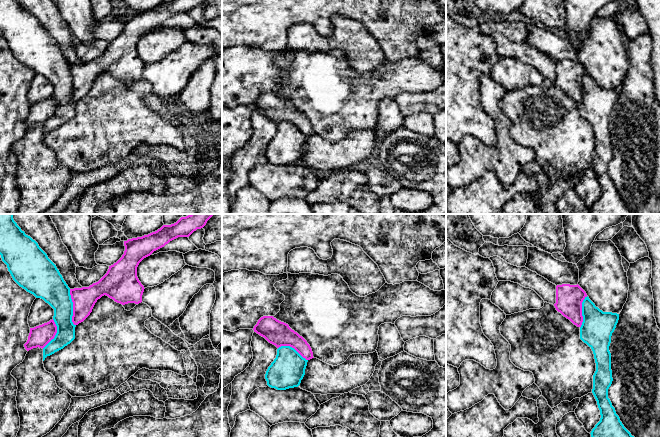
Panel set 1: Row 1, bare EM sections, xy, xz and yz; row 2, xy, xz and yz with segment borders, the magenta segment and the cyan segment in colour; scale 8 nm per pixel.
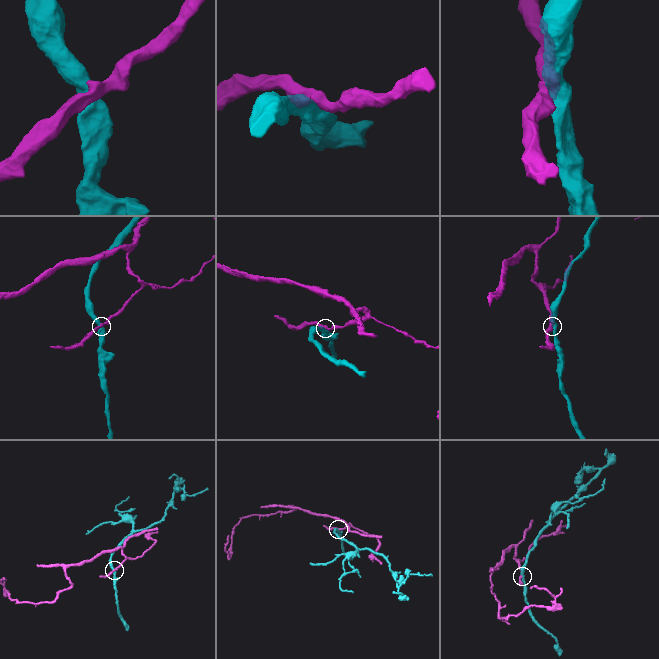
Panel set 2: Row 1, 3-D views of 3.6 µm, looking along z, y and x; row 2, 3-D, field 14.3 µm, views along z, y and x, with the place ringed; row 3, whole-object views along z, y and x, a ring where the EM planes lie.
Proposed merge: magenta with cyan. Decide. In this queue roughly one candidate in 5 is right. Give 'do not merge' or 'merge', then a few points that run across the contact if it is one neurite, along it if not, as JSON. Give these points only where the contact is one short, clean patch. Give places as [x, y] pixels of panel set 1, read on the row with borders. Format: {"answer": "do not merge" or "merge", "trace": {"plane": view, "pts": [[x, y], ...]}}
{"answer": "do not merge"}

